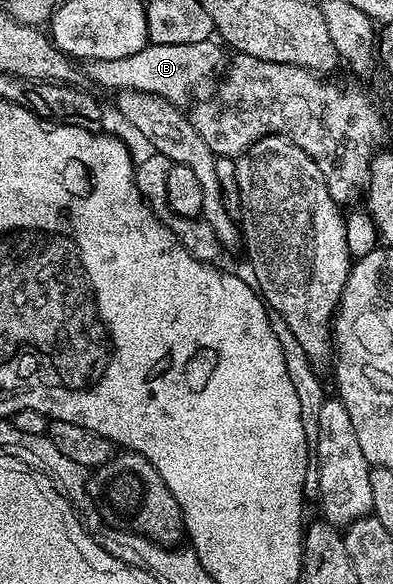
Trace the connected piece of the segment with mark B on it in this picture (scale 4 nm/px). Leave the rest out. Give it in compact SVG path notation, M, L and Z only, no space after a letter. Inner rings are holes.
M212 39L183 45L148 43L144 49L129 57L89 59L83 62L81 68L83 78L88 83L90 81L112 91L148 92L174 106L185 107L194 100L201 101L213 94L228 63L224 53L225 48Z

